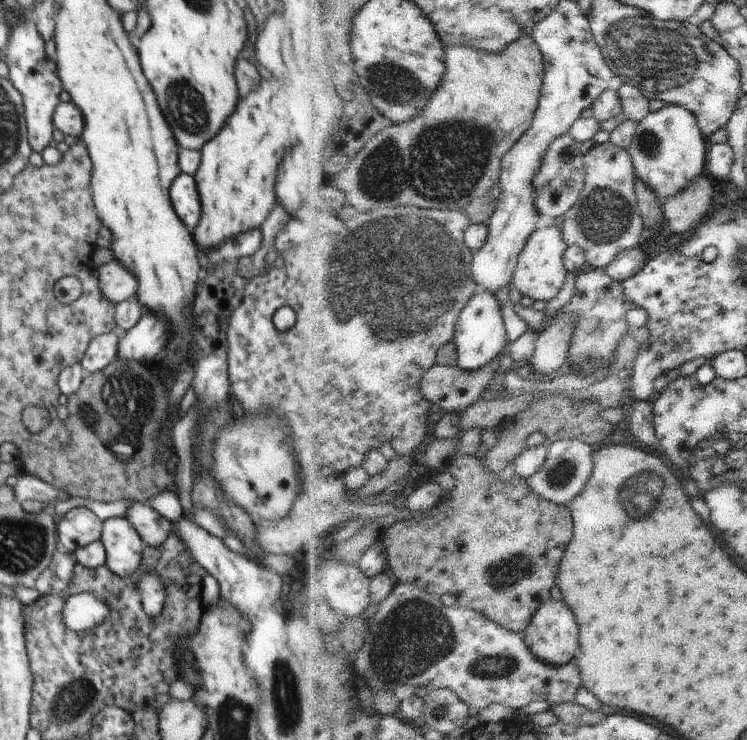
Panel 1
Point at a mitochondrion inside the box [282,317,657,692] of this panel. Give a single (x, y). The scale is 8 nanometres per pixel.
(415, 635)

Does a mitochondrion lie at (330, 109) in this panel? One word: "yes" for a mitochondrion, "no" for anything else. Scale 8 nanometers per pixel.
no

